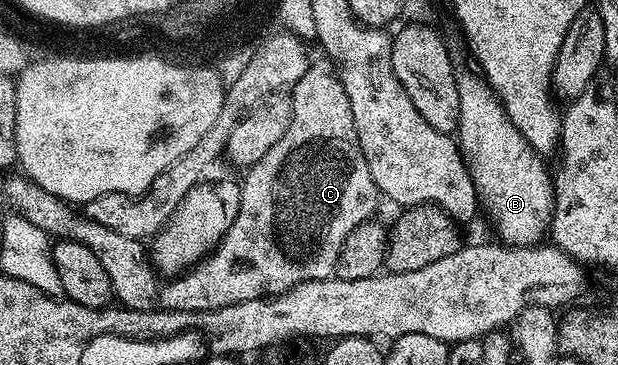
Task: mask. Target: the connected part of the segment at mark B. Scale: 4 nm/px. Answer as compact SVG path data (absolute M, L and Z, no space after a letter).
M458 62L453 69L455 89L459 89L459 121L455 138L461 149L461 158L469 170L469 176L477 190L479 207L489 214L493 227L497 230L496 238L502 244L511 247L532 247L546 238L553 221L553 179L551 171L545 168L546 160L538 155L530 143L515 129L515 125L507 117L501 98L494 93L491 85L485 80L480 70Z

